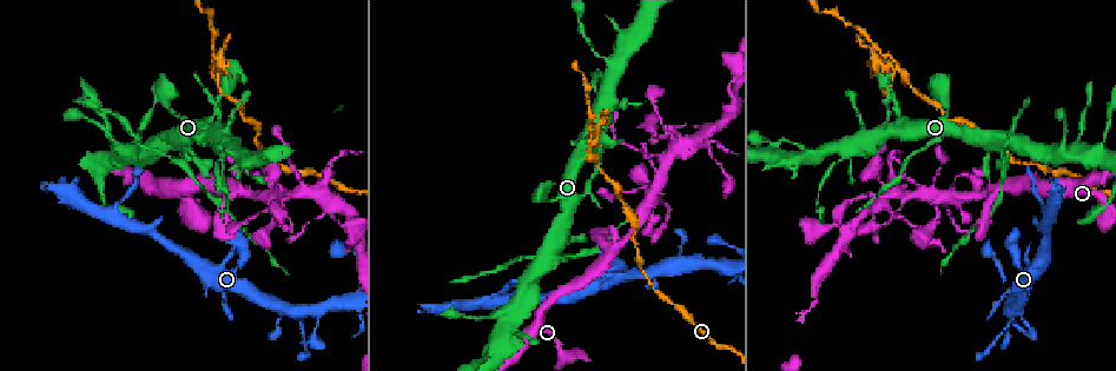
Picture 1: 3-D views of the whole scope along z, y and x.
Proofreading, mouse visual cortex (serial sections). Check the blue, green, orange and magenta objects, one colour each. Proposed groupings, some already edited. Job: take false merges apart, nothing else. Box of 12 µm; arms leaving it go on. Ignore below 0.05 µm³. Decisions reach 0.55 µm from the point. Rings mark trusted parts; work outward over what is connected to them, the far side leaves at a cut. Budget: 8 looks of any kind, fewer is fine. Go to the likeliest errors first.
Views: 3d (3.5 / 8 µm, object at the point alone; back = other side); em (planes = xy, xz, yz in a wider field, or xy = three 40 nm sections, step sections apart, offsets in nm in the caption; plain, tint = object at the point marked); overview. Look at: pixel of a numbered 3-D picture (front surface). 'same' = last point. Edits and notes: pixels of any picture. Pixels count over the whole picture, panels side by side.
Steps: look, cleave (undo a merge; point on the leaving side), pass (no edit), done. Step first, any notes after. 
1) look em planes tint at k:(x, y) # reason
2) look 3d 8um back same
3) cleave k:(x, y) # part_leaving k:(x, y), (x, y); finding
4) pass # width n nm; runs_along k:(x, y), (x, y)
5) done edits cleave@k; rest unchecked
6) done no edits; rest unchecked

look 3d 3.5um at 1:(563, 260)

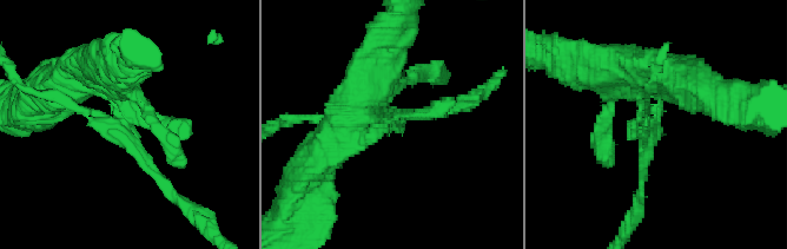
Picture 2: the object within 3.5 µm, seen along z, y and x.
look em xy step 1 tint at 2:(651, 123)

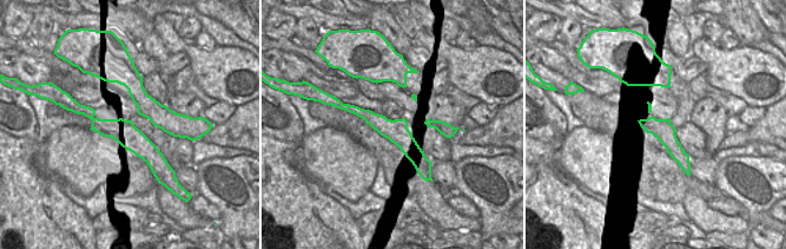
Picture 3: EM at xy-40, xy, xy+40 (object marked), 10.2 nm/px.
cleave 2:(646, 159) # part_leaving 2:(649, 118), (653, 125), (637, 208); two cells meet here

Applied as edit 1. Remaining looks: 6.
look overview # see it whole again

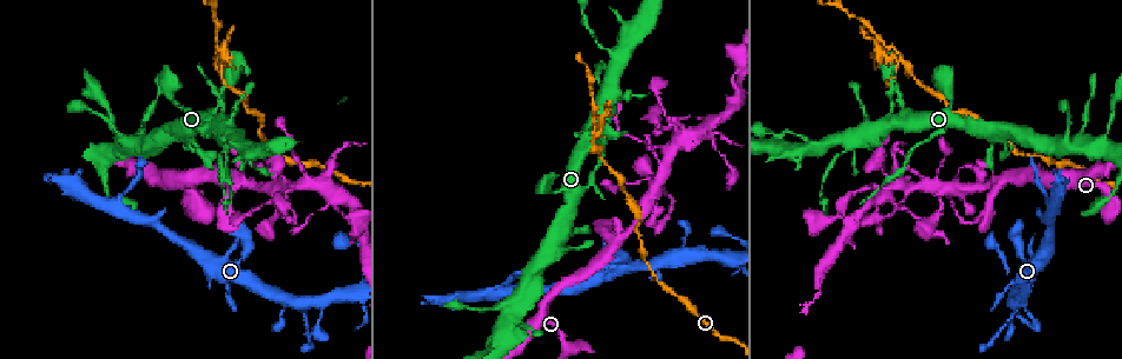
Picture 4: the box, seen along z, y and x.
look 3d 3.5um at 4:(901, 58) # arms run side by side

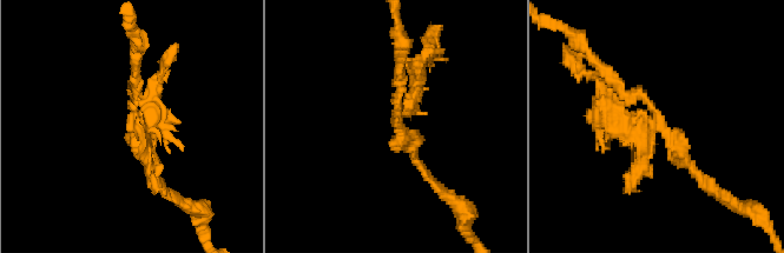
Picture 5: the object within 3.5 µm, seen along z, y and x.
look em xy step 1 tint at 5:(397, 123) # now the EM

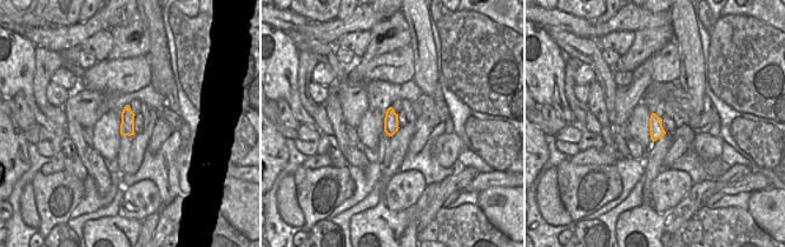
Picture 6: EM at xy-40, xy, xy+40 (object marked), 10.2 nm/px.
cleave 5:(153, 82) # part_leaving 5:(140, 127), (165, 59); a second cell is stuck on

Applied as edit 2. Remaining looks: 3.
look 3d 3.5um back at 4:(658, 182) # small branch off a trunk

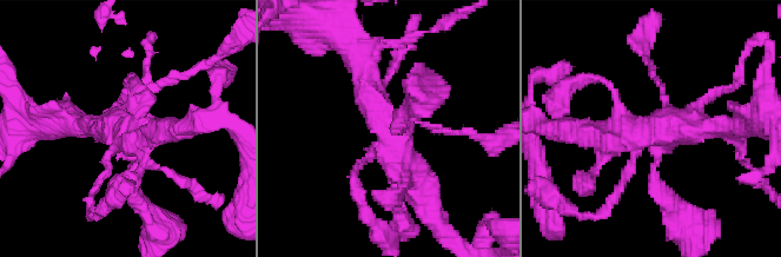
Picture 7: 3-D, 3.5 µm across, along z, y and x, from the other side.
look em xy step 1 tint at 7:(649, 132) # shape alone is not enough

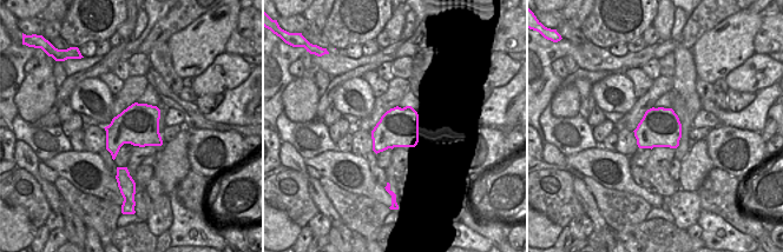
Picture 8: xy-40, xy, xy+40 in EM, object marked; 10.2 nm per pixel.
pass # runs_along 7:(424, 204), (363, 65); continuous, no second cell

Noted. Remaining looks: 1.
done edits cleave@2, cleave@5; rest unchecked

